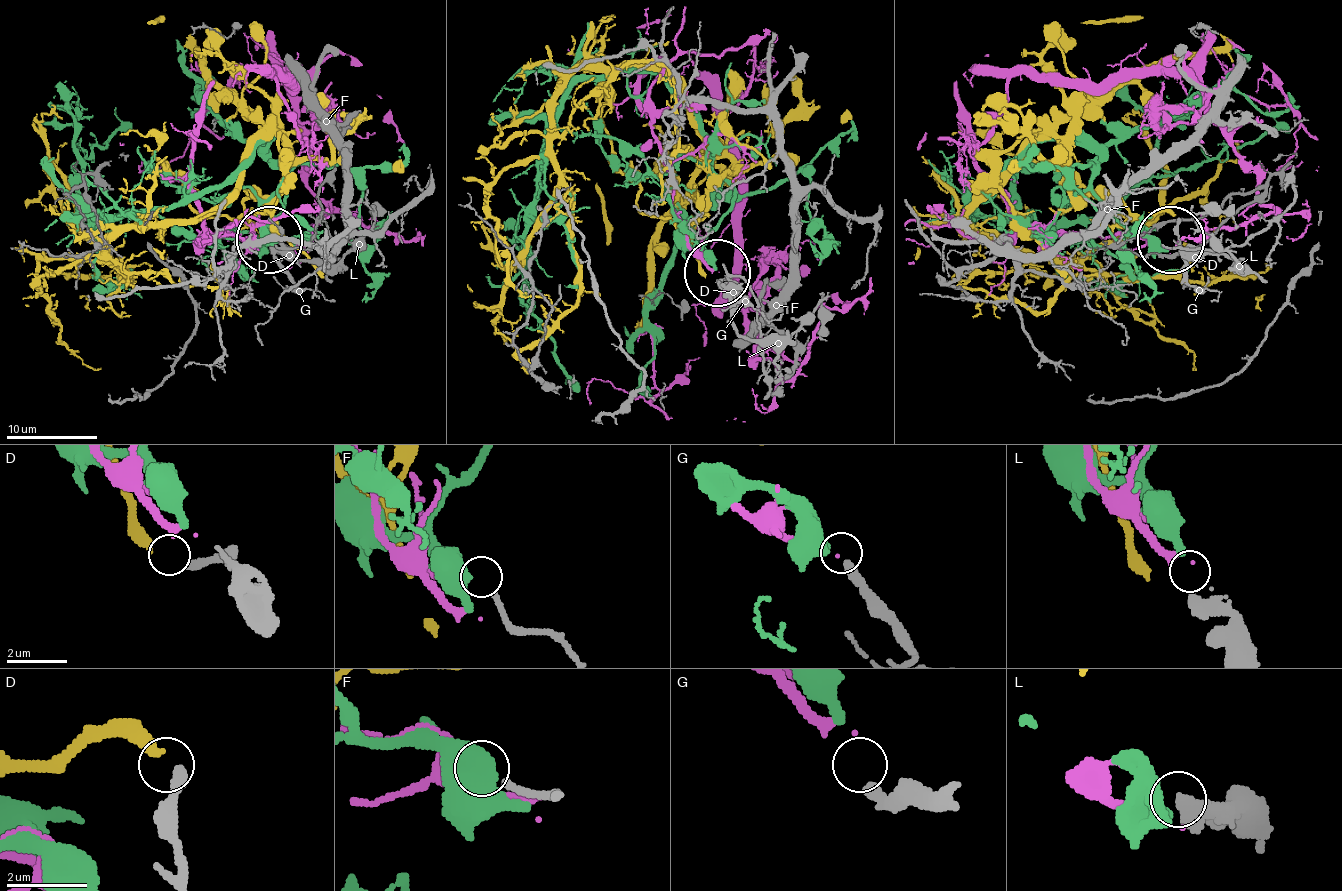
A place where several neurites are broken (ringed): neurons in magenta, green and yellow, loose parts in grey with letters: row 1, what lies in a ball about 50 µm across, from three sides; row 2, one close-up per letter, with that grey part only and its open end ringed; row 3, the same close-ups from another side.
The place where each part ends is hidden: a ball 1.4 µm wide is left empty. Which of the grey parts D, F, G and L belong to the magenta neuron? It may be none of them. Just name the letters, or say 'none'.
G

